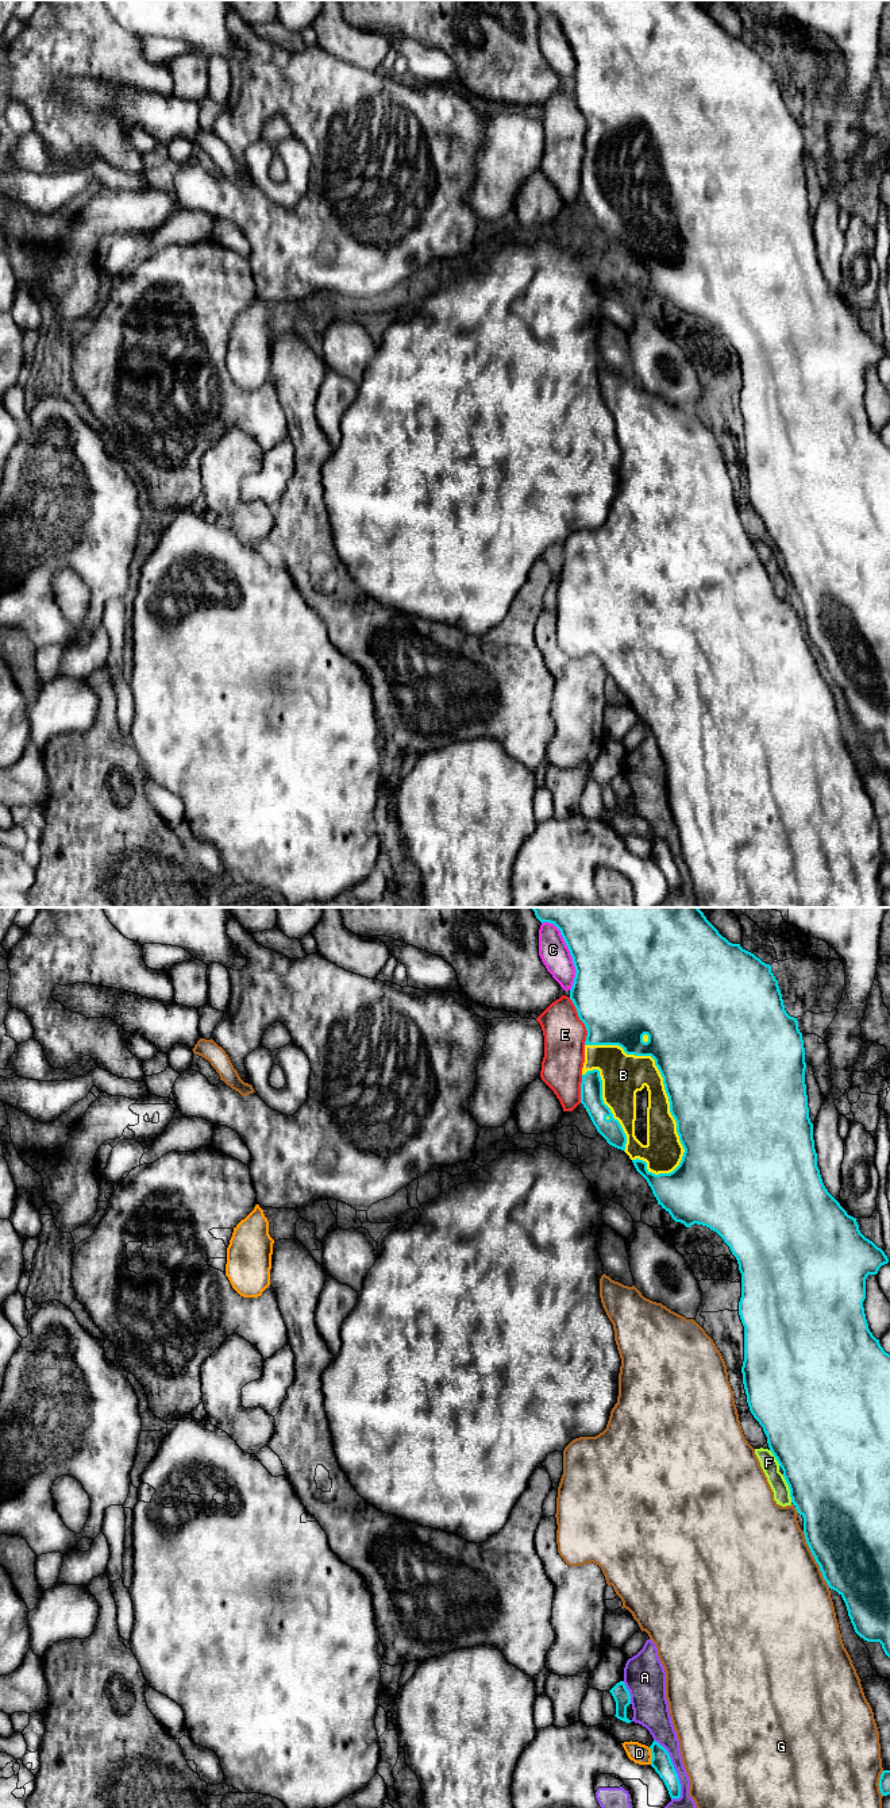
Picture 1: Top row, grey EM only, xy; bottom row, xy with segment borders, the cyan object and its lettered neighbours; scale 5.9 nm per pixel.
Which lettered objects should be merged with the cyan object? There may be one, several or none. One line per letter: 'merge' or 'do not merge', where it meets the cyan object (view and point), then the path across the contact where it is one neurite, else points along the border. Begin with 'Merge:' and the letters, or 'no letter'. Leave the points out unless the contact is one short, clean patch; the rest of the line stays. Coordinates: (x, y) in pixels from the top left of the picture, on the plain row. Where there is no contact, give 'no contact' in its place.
Merge: B
A: do not merge; meets cyan in xy at (674, 862)
B: merge; meets cyan in xy at (663, 174)
C: do not merge; meets cyan in xy at (570, 45)
D: do not merge; meets cyan in xy at (652, 848)
E: do not merge; meets cyan in xy at (581, 112)
F: do not merge; meets cyan in xy at (789, 581)
G: do not merge; meets cyan in xy at (815, 651)

